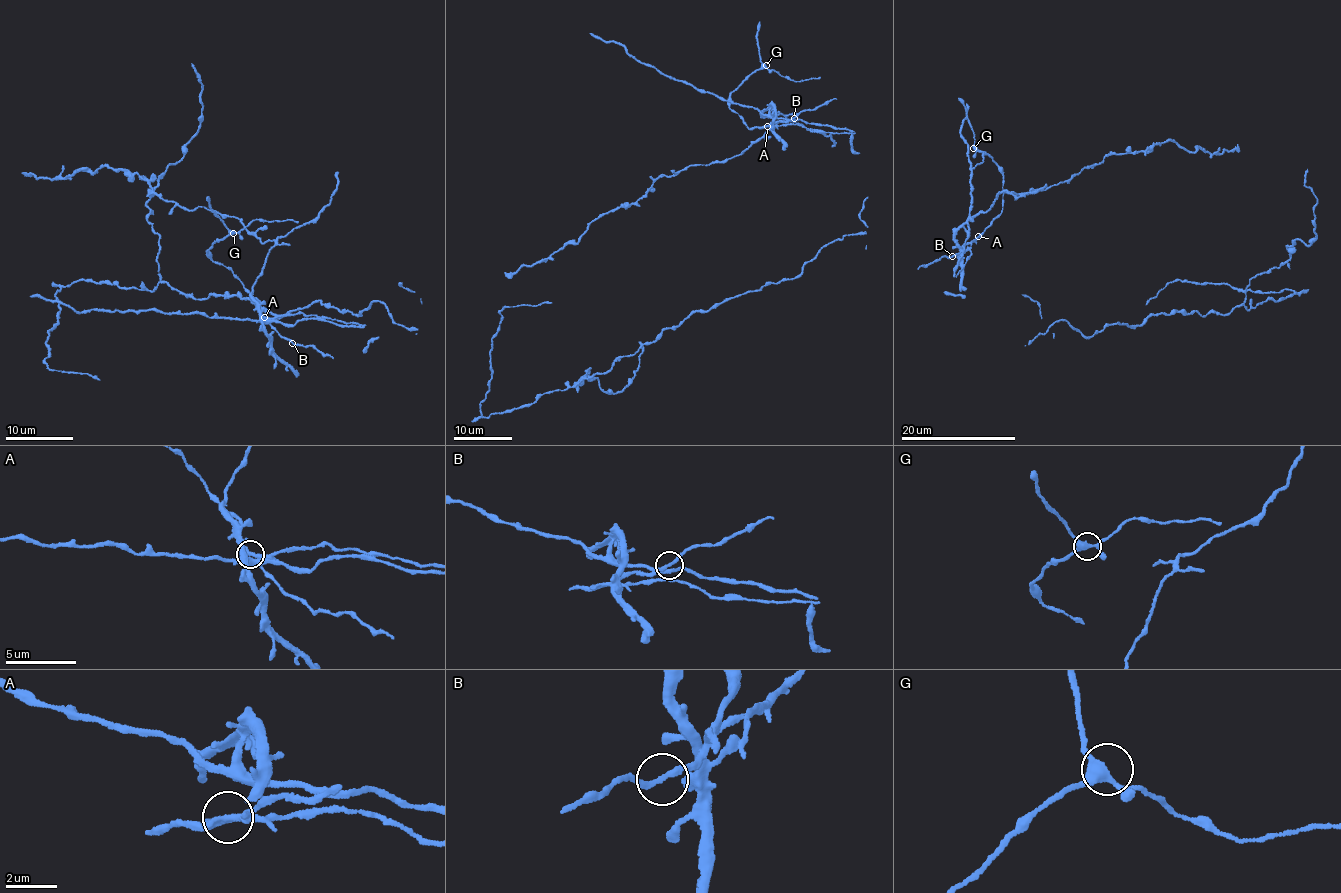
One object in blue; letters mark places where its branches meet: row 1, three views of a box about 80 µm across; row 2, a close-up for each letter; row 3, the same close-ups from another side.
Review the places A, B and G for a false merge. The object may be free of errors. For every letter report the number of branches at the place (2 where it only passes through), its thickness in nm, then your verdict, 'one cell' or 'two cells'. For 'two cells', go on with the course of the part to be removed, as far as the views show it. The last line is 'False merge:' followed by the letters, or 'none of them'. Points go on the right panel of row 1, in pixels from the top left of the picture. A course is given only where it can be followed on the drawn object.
A: 4 | 240 nm | two cells
B: 2 | 240 nm | one cell
G: 4 | 320 nm | one cell
False merge: A

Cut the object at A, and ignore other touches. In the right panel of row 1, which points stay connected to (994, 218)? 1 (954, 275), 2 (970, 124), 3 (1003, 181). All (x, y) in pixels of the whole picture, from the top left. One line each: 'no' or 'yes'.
1: no
2: yes
3: yes

